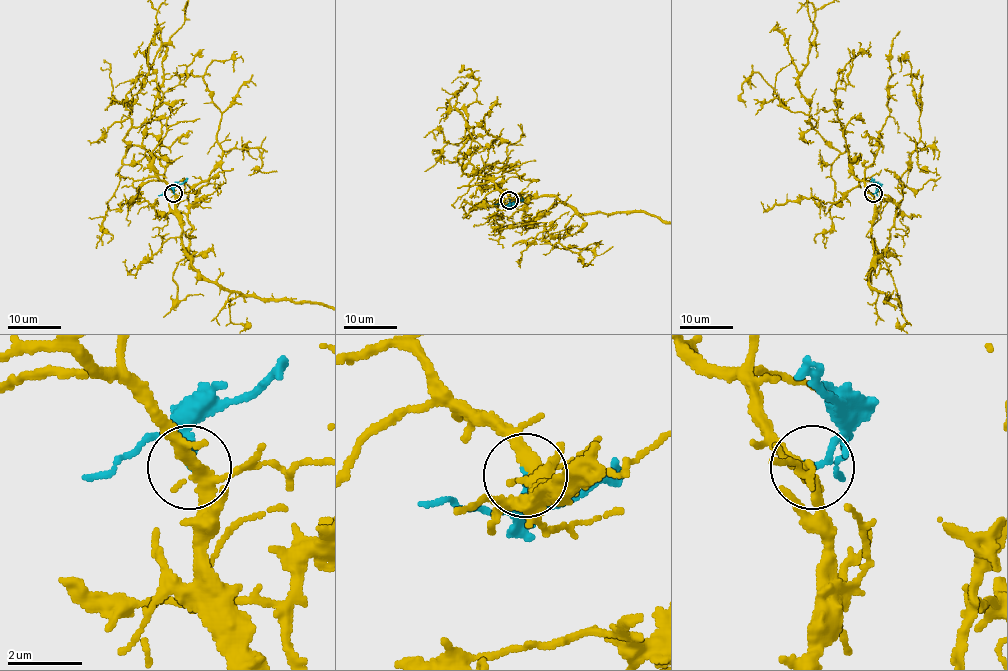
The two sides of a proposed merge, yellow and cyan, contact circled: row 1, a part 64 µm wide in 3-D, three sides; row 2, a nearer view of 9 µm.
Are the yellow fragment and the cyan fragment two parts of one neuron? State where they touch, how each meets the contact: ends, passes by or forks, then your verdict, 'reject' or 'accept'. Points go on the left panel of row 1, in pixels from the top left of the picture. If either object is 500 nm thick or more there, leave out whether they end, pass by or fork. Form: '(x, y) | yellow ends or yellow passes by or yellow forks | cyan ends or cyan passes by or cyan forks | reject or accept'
(173, 193) | yellow forks | cyan ends | accept

